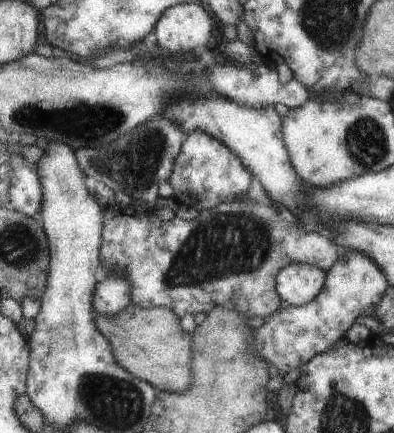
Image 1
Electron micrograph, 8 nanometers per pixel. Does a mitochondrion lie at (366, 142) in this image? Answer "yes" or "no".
yes

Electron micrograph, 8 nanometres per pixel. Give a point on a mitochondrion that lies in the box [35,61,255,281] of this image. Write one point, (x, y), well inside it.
(134, 167)

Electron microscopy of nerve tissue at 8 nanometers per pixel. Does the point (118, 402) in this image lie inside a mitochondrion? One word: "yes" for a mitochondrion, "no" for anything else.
yes

